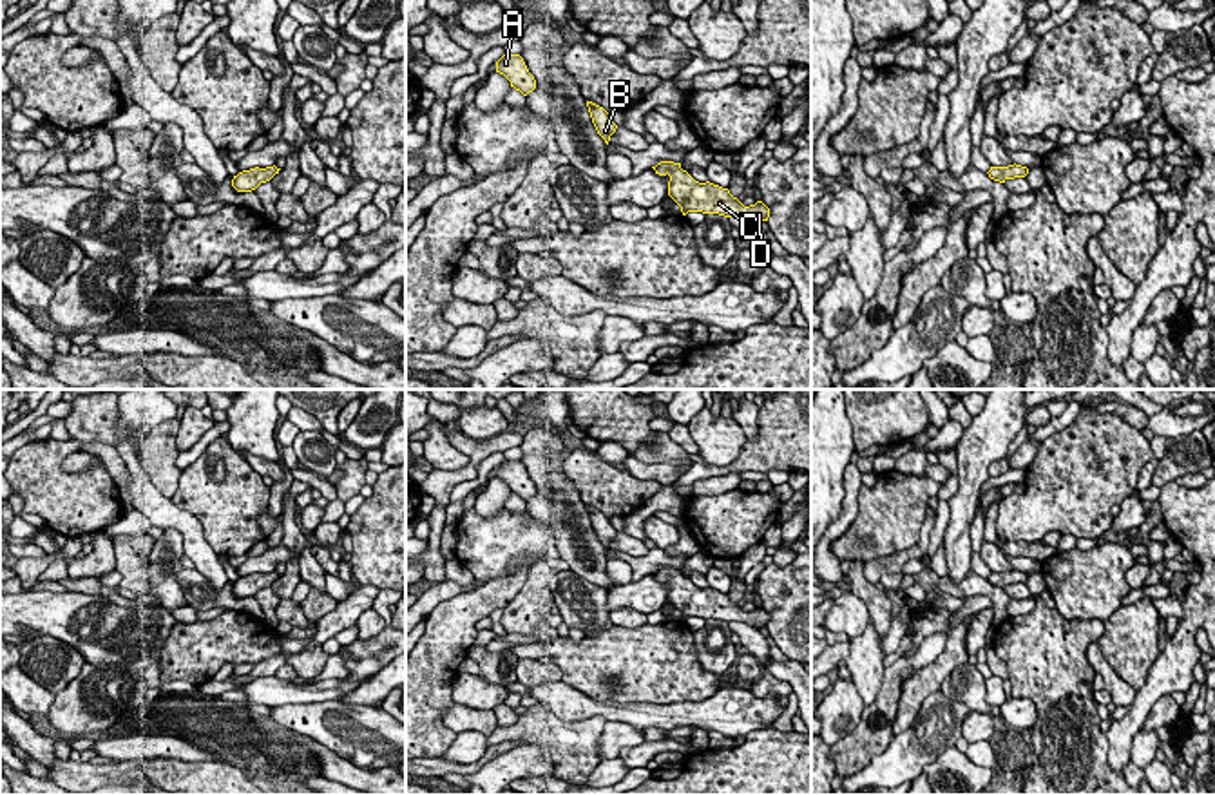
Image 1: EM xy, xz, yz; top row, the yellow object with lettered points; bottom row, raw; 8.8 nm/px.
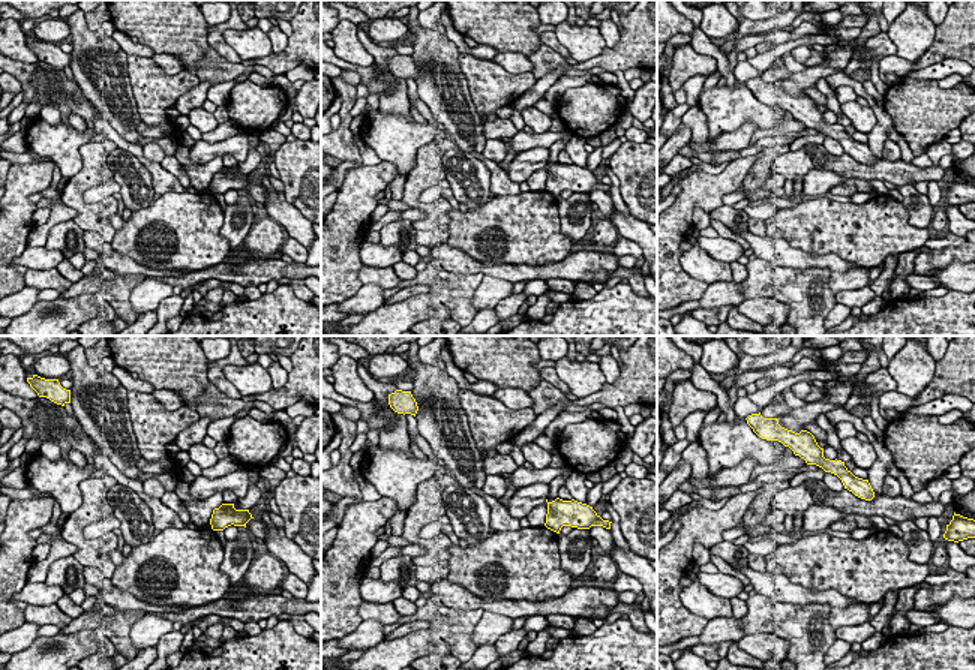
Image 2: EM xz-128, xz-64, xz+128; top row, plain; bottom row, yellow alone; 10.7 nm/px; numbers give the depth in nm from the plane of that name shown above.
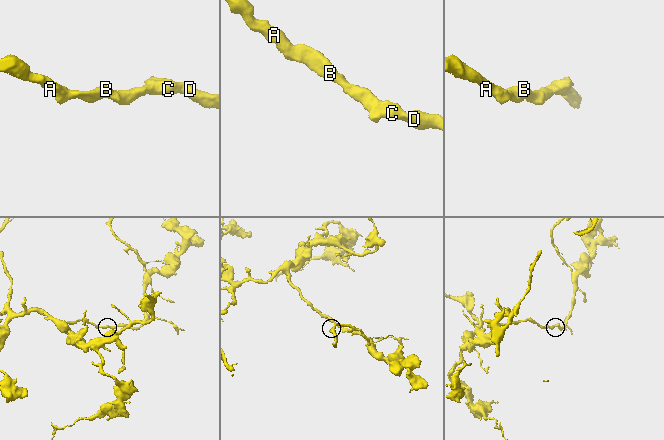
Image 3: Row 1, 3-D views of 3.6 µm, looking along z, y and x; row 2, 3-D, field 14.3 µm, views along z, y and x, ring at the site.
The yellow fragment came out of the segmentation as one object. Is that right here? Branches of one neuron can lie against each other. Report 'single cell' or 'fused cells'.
single cell

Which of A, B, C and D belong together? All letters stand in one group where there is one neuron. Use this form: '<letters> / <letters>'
A B C D

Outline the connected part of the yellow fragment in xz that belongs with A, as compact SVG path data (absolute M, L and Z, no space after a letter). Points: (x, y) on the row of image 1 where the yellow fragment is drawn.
M503 54L496 62L496 72L503 74L511 81L511 87L520 91L523 96L536 89L536 80L520 54Z

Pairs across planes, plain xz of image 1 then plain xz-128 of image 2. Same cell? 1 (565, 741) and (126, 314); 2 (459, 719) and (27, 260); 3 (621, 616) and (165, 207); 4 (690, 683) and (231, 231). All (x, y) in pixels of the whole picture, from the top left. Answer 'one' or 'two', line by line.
1: one
2: two
3: two
4: two

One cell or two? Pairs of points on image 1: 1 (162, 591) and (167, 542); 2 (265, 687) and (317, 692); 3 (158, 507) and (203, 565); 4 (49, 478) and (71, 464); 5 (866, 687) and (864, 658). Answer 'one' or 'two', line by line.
1: one
2: one
3: one
4: two
5: one

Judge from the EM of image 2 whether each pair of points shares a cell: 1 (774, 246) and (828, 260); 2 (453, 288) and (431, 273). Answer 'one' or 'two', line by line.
1: one
2: one

